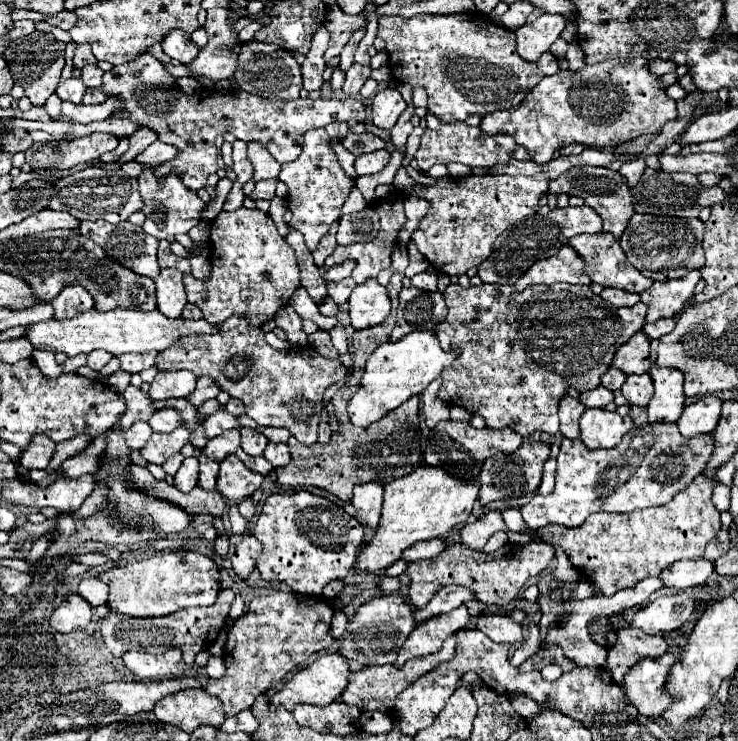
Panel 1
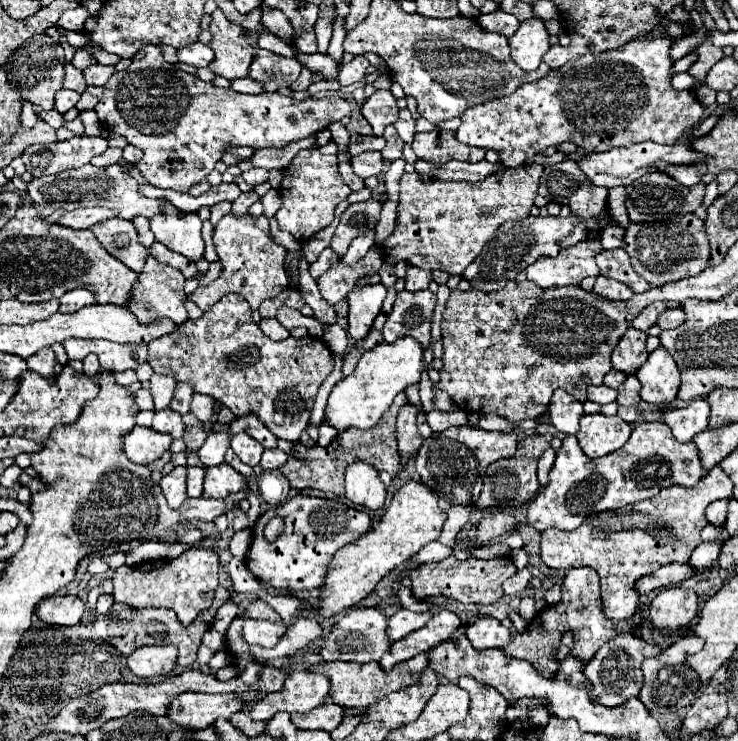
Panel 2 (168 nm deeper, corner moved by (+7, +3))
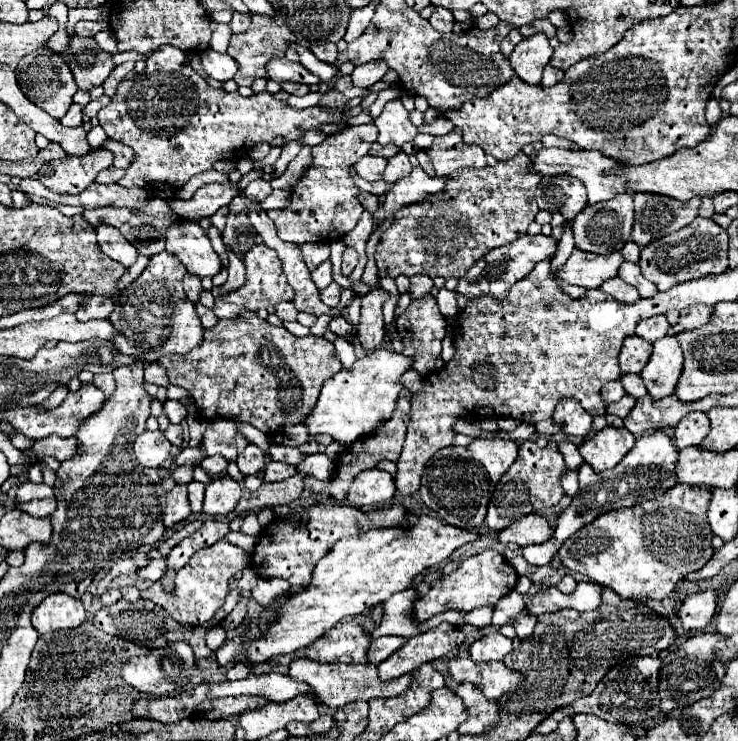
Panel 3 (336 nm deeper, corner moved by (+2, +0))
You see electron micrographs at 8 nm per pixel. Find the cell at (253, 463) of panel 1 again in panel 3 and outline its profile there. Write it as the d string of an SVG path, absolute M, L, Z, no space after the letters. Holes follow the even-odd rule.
M227 419L211 421L203 437L203 447L207 455L223 455L227 461L235 461L237 459L235 433L237 433L237 425L233 421Z

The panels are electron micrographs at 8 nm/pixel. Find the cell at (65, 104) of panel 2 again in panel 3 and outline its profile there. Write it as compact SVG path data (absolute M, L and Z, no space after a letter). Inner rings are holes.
M71 105L71 109L67 111L67 115L61 119L61 123L65 125L65 127L77 127L77 125L81 125L83 123L83 113L81 113L81 105ZM79 117L81 117L81 121L79 121Z

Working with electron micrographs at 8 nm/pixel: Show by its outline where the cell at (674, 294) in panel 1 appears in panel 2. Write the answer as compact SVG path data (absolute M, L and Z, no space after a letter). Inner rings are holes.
M652 304L646 306L646 308L632 320L632 326L646 332L650 326L654 326L654 322L656 322L656 318L658 318L658 314L660 314L662 310L664 310L662 306L656 306L656 308L652 308Z

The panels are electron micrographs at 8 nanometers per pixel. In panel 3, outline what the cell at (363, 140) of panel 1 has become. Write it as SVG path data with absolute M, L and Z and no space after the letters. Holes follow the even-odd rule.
M375 143L375 145L371 147L369 153L371 153L371 155L385 157L385 159L391 159L391 157L395 157L395 155L399 153L399 147L395 147L395 145L379 145L379 143Z

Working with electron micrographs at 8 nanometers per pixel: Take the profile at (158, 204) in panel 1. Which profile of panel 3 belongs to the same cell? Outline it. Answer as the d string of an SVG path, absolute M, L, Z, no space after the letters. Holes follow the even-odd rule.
M177 221L171 225L167 231L167 251L173 251L187 271L199 279L215 277L223 267L209 237L195 221Z

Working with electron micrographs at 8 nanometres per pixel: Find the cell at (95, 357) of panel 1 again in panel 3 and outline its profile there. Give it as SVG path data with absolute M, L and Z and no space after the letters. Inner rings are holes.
M95 375L95 381L93 381L107 397L111 397L113 395L113 391L115 391L115 379L113 379L113 375Z

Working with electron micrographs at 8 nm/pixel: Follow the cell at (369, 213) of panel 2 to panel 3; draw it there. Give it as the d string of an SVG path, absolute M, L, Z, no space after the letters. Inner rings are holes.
M347 247L347 249L345 249L345 253L343 253L343 275L345 275L345 277L349 277L349 275L353 273L353 269L355 269L355 265L357 265L357 261L359 261L357 251Z

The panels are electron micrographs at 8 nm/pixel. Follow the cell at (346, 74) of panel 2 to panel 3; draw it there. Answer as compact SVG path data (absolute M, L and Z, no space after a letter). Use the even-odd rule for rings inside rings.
M371 61L367 65L355 67L355 71L351 73L351 79L353 79L355 87L369 89L373 83L381 81L387 71L389 71L389 65L385 61Z

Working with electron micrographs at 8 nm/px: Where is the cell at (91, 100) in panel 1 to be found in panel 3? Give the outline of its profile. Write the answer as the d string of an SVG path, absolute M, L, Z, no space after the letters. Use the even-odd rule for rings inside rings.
M103 95L103 97L99 97L99 99L93 99L91 103L87 103L85 107L83 107L83 115L87 117L87 119L93 119L93 117L97 117L97 113L109 103L111 99L107 97L107 95Z

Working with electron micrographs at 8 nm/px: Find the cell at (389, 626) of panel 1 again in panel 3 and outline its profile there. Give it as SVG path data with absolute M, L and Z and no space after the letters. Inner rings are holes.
M339 623L305 647L303 655L319 663L365 663L369 647L367 631L355 623Z

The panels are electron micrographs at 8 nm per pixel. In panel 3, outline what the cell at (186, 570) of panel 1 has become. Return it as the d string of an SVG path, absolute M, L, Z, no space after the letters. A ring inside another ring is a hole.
M221 539L211 547L205 547L201 551L197 551L189 563L177 573L175 579L175 593L167 593L161 585L161 581L155 581L149 589L145 589L141 593L143 599L151 599L153 603L157 603L159 607L163 607L171 617L175 617L181 623L187 625L203 625L207 623L215 611L223 605L227 593L229 593L229 579L243 571L245 567L251 565L251 553L243 551L237 545L231 545L229 541Z

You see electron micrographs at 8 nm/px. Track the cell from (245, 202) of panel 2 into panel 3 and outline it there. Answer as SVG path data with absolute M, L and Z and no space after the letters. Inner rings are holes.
M235 197L229 205L229 217L227 217L227 225L221 231L223 237L223 245L227 249L231 249L239 259L243 259L243 253L253 249L255 245L255 229L247 219L247 205L251 201L247 201L247 197Z

